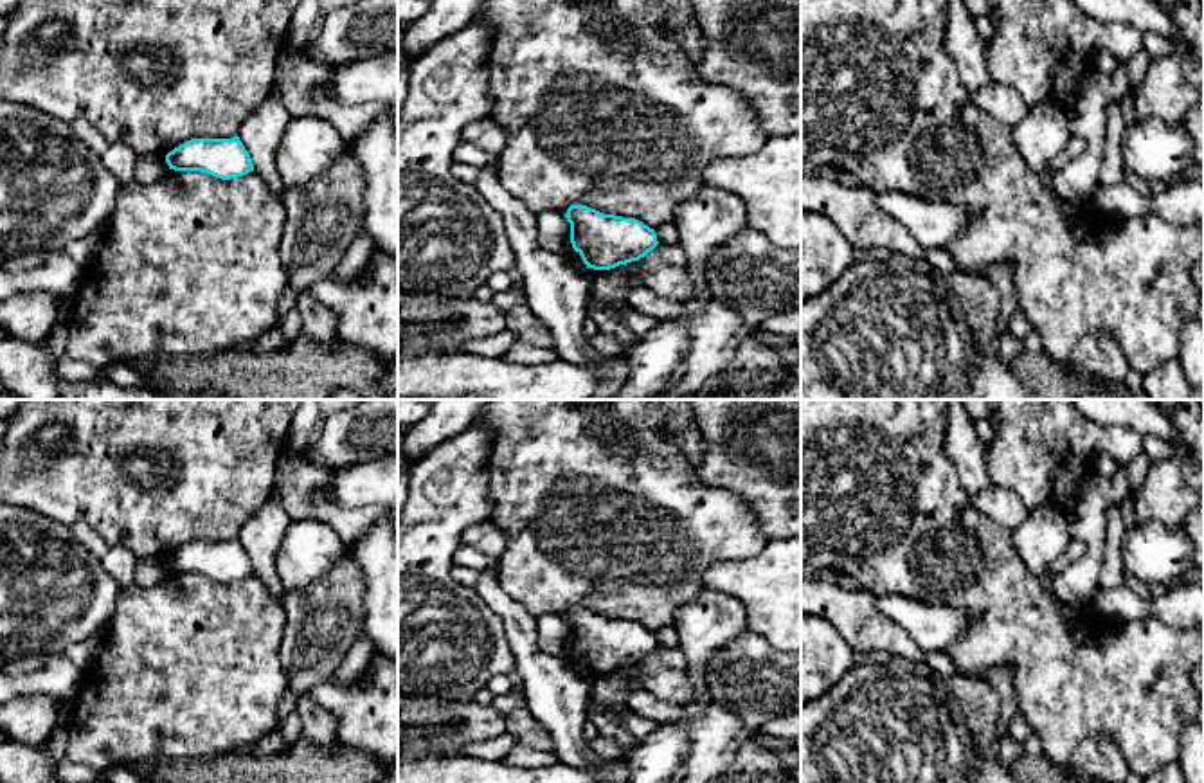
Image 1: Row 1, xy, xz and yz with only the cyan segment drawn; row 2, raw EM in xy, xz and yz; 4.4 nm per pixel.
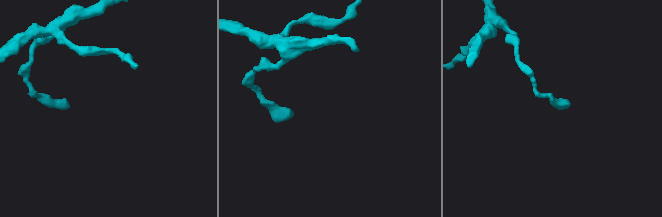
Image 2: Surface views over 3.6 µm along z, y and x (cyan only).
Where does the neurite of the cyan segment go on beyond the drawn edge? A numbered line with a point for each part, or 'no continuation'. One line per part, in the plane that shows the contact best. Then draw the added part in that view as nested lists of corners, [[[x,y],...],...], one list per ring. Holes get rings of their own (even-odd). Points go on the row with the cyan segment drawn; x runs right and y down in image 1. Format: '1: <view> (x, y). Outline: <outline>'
no continuation

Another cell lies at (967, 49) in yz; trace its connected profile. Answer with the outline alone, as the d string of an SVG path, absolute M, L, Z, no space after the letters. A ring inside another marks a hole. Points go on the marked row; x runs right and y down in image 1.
M948 0L945 50L970 95L992 81L986 67L986 41L979 36L965 0Z

